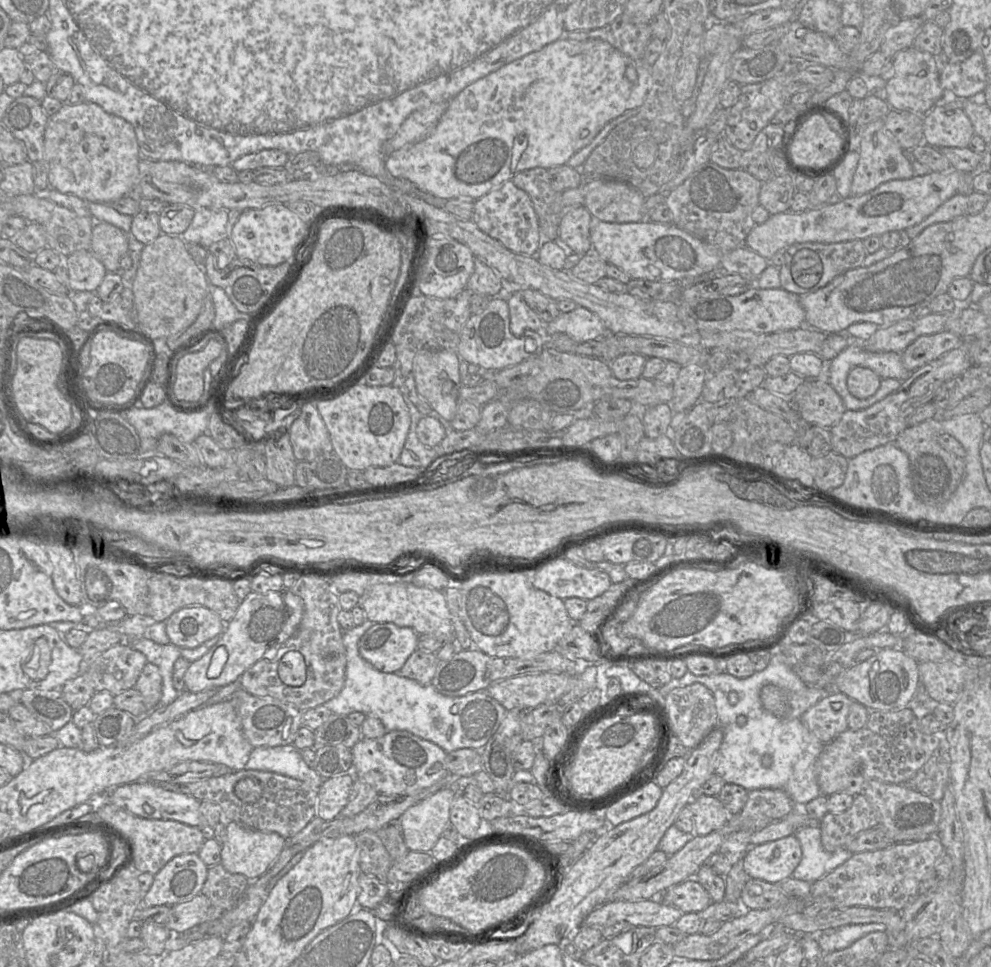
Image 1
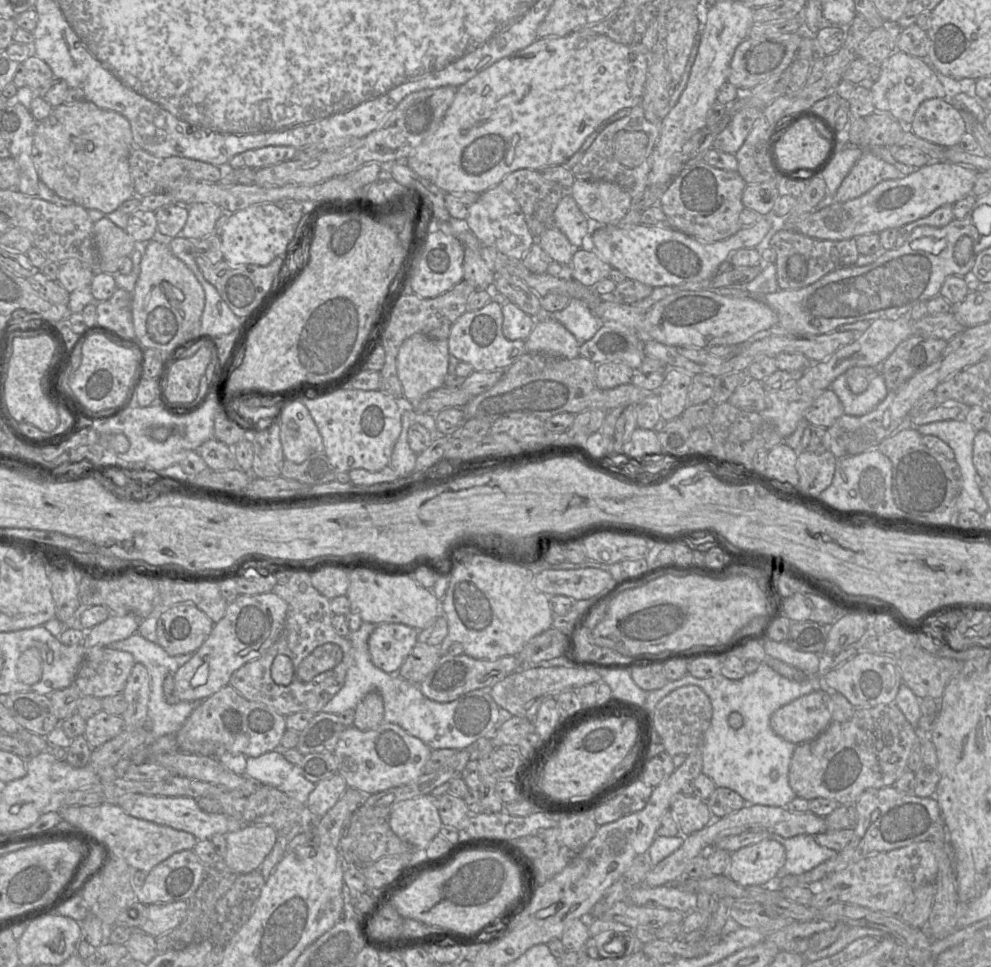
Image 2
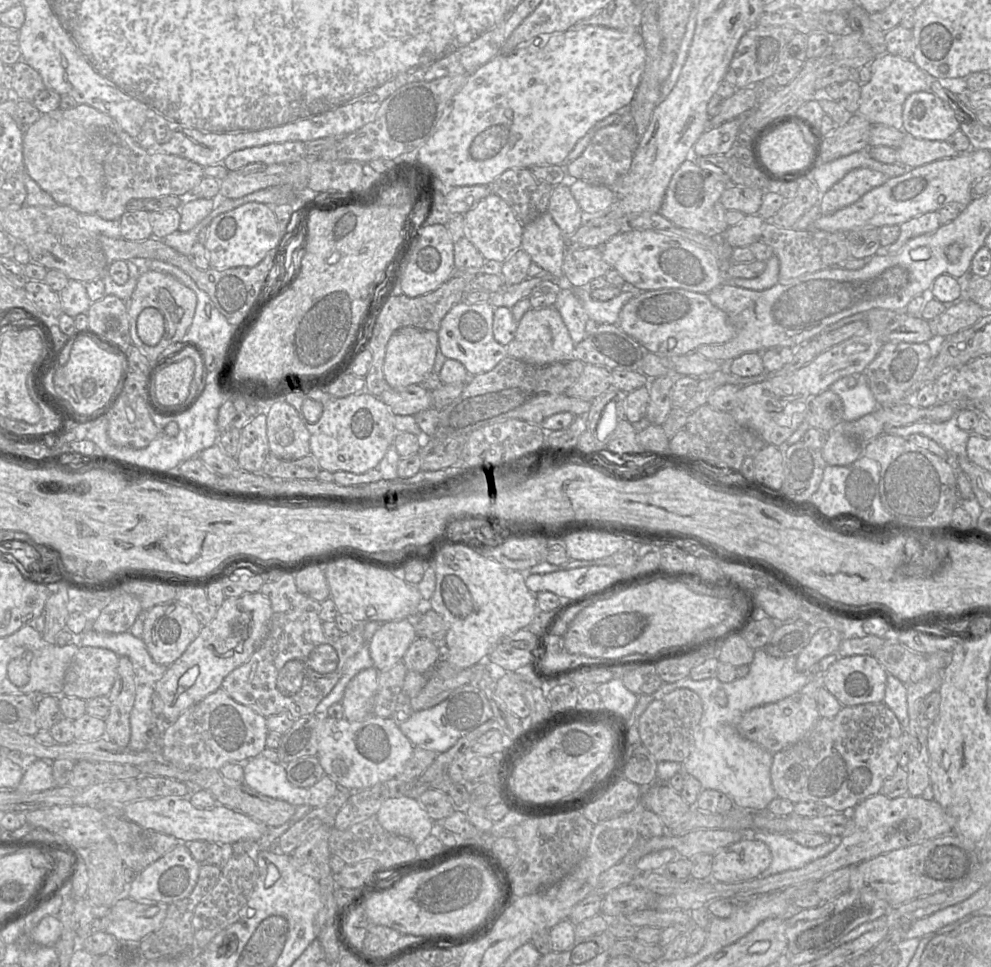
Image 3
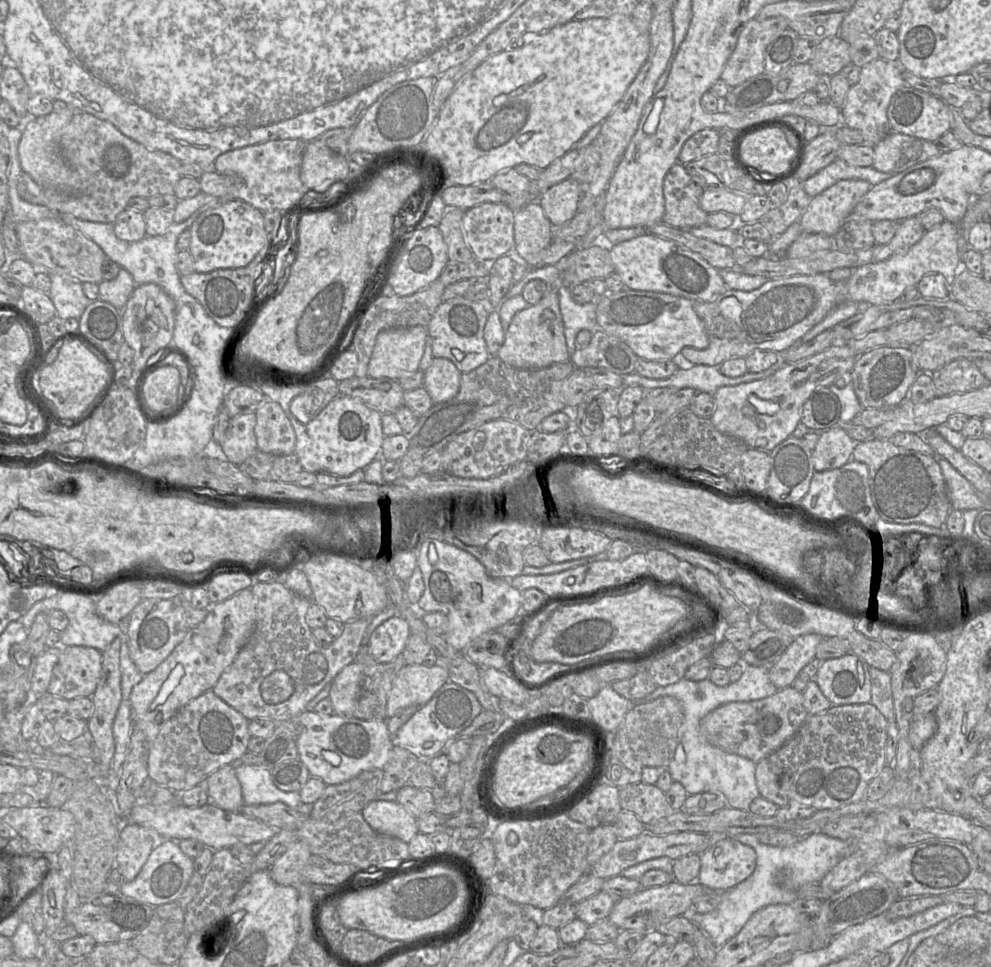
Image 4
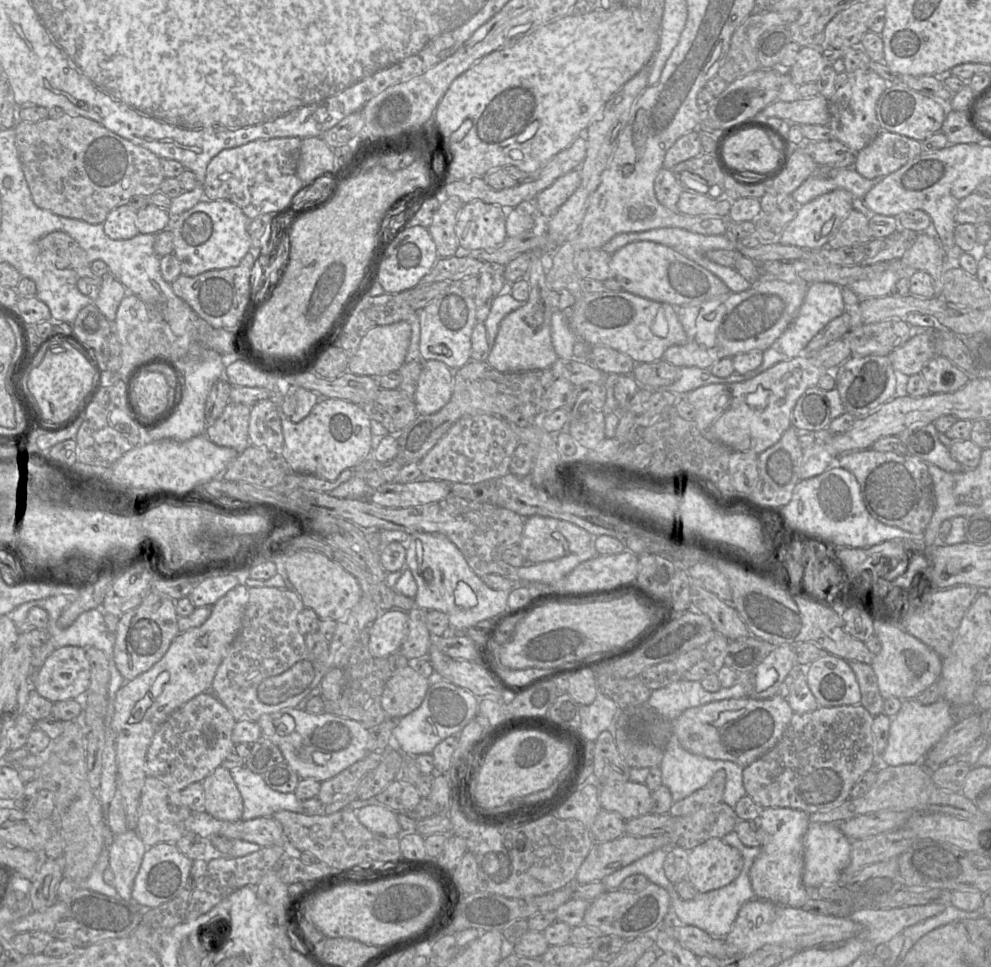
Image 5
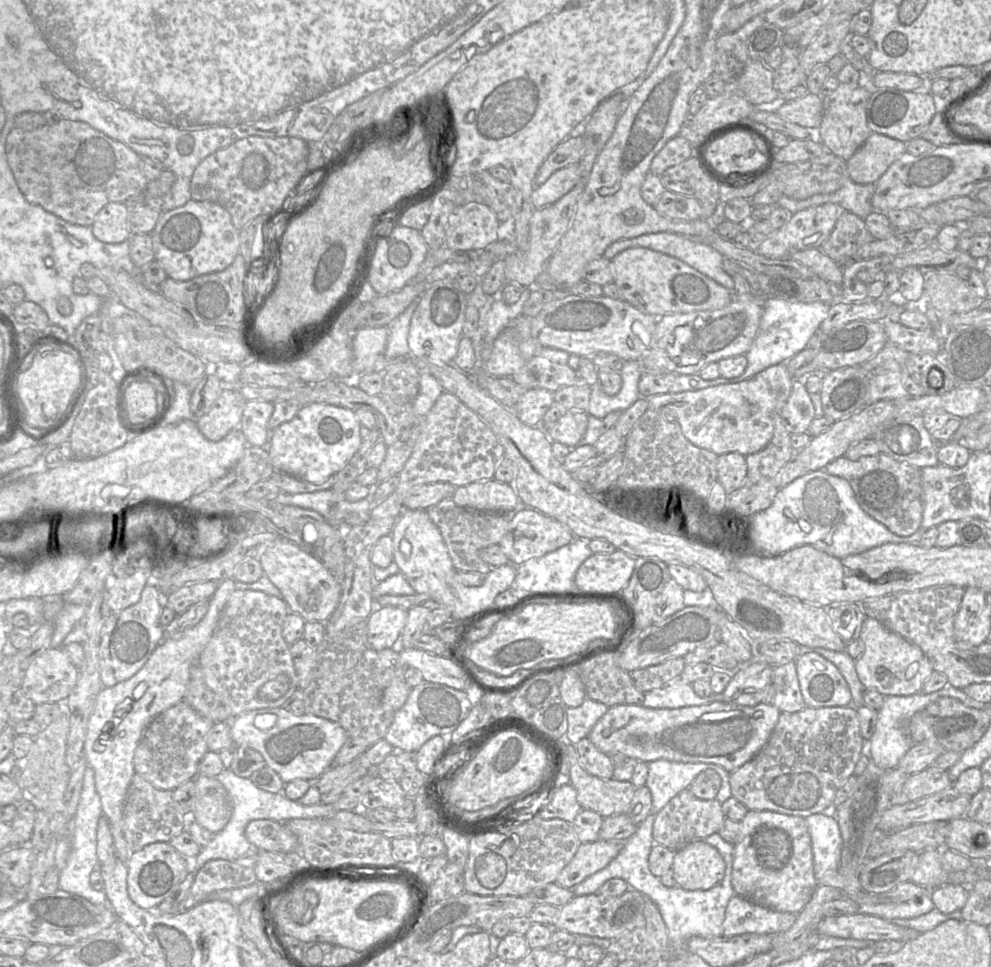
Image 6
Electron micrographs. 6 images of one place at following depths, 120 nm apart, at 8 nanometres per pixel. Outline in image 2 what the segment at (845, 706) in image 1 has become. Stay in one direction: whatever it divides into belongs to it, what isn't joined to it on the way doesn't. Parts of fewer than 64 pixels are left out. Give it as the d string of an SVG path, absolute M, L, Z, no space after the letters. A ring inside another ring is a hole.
M817 690L776 710L770 725L773 731L795 745L815 739L832 723L830 694Z

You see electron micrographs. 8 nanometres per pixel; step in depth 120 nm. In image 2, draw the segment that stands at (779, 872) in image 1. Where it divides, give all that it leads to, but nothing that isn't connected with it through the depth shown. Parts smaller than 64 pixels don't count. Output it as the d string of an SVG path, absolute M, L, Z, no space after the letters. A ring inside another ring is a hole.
M766 839L731 853L727 876L742 886L767 886L776 881L779 870L786 862L784 847L776 840Z

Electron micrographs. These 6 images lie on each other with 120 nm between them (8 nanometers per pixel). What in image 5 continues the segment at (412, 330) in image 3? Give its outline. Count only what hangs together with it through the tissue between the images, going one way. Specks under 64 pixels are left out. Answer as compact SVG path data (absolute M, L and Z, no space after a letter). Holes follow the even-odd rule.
M407 321L376 326L362 338L348 371L358 376L381 376L398 372L406 360L411 326Z

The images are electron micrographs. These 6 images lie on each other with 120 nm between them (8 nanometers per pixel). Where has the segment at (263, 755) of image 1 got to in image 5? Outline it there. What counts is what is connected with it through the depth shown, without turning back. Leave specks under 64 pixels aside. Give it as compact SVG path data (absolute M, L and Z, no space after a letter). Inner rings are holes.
M235 767L230 773L243 800L242 820L272 817L281 810L306 815L301 800L294 792L281 793L271 789L261 774L254 773L246 767Z

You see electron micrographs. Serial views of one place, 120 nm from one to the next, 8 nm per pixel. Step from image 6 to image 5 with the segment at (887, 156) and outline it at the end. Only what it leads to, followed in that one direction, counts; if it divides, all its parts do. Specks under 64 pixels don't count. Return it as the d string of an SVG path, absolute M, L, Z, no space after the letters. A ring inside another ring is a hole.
M882 130L869 145L856 154L853 168L867 179L885 177L897 171L921 153L921 142L894 132Z

